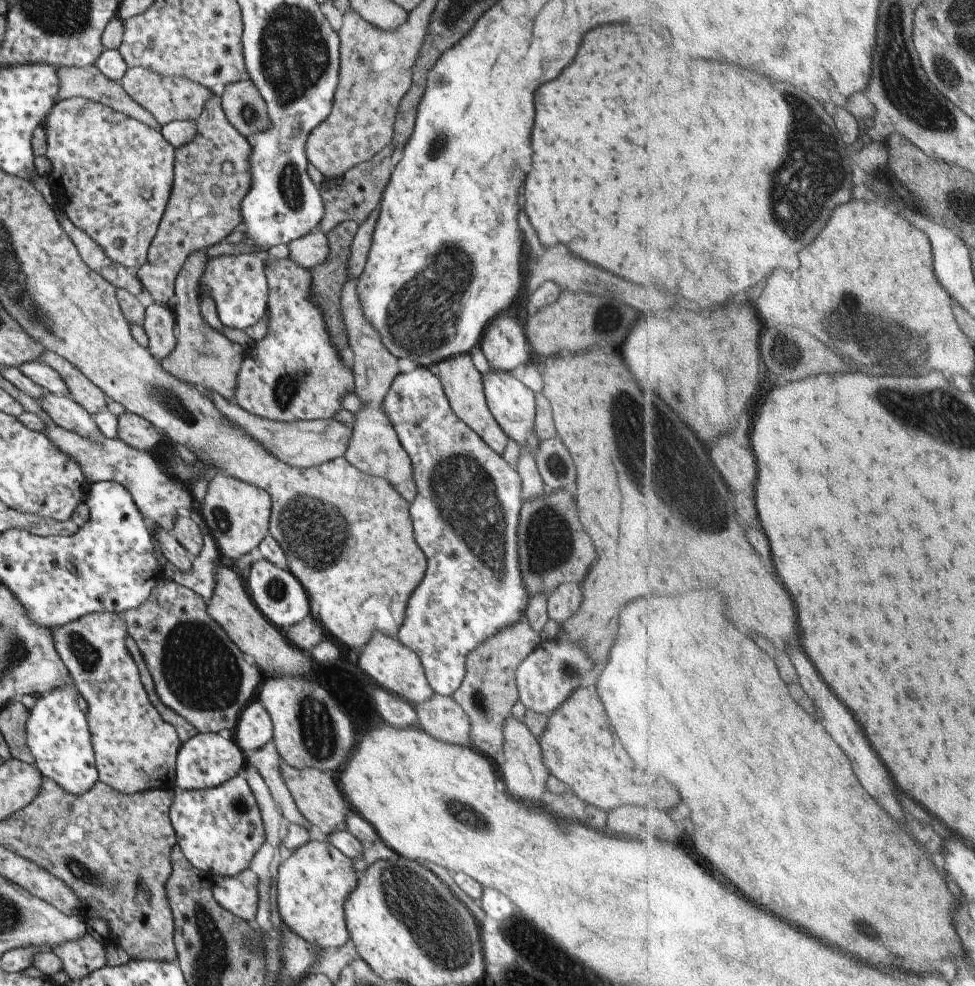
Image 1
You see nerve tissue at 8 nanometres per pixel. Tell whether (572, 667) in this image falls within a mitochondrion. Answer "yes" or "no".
yes

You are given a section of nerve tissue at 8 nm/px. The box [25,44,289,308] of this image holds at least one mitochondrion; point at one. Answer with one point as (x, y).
(249, 114)

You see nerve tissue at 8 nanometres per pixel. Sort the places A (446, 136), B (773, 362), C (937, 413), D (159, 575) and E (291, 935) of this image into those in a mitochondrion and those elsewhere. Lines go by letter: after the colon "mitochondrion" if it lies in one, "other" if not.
A: mitochondrion
B: mitochondrion
C: mitochondrion
D: other
E: other

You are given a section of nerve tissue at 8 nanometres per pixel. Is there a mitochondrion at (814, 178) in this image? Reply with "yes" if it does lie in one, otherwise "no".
yes

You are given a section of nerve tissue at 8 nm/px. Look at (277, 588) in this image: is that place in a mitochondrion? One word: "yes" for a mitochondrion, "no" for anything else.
yes

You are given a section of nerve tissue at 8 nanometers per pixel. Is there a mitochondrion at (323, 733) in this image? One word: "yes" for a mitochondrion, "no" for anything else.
yes

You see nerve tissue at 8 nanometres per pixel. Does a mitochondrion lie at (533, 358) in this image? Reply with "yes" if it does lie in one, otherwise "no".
no

